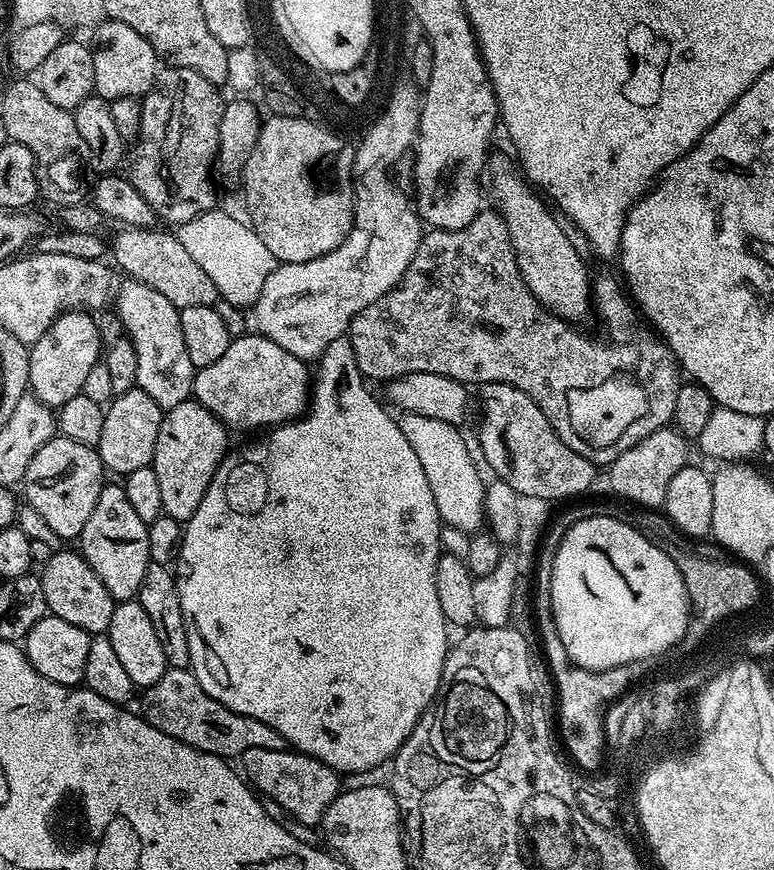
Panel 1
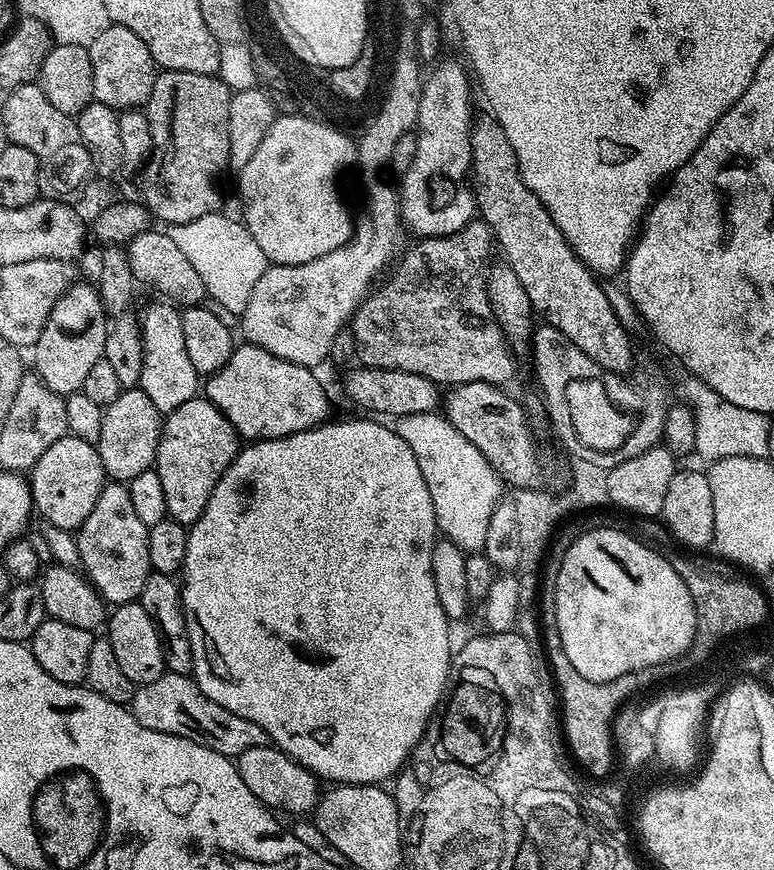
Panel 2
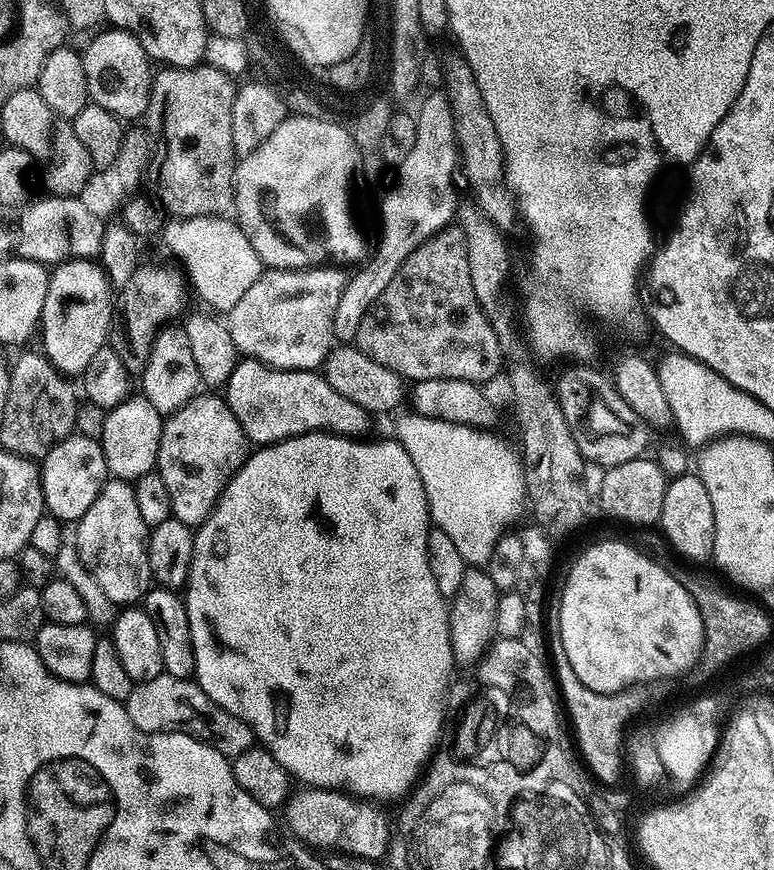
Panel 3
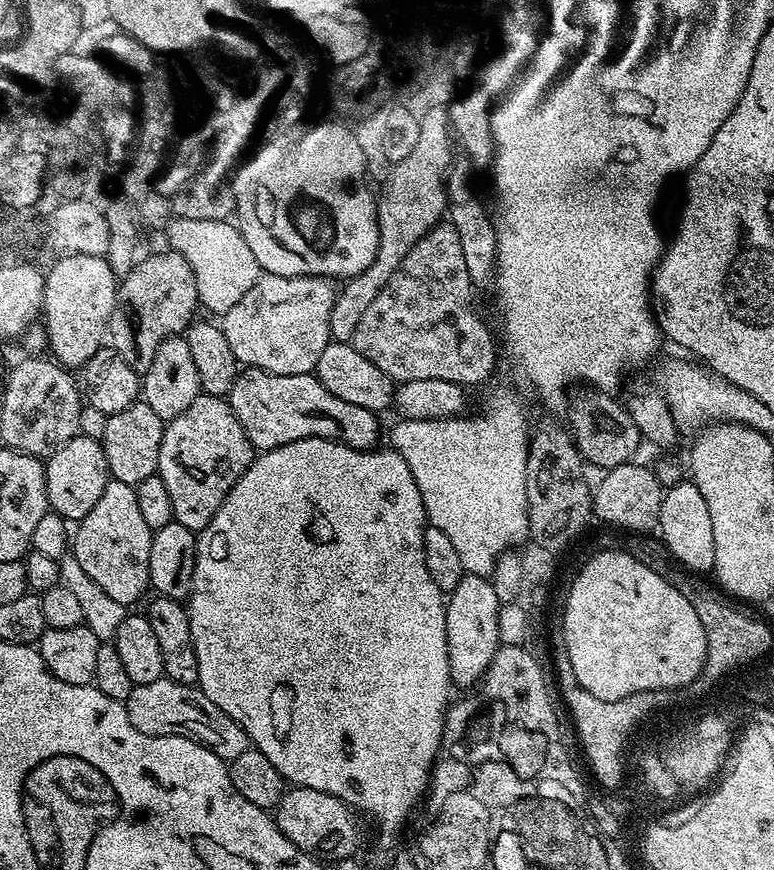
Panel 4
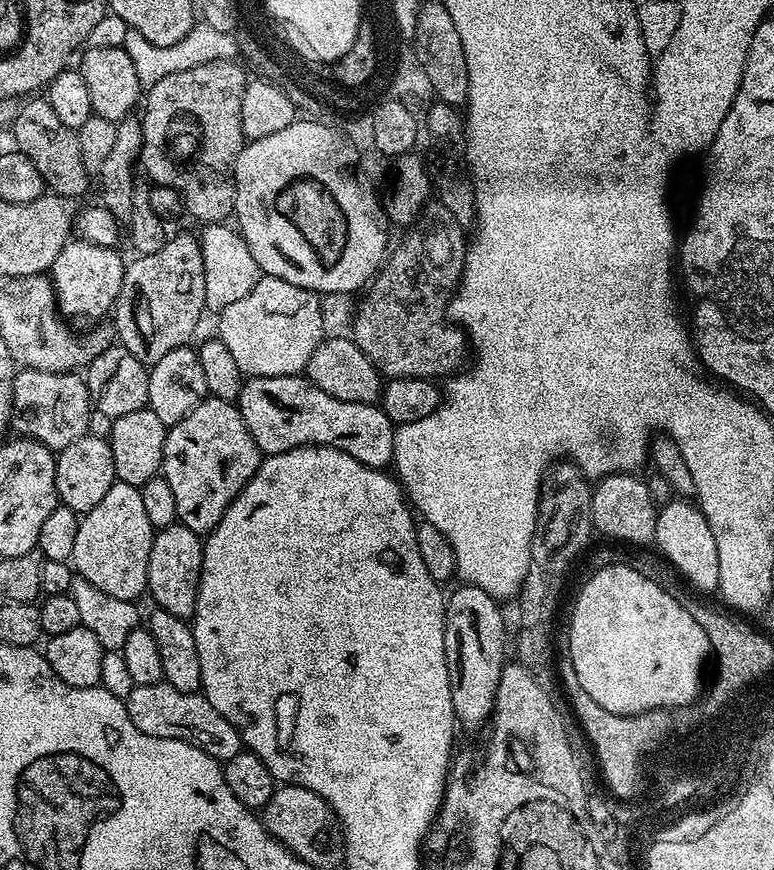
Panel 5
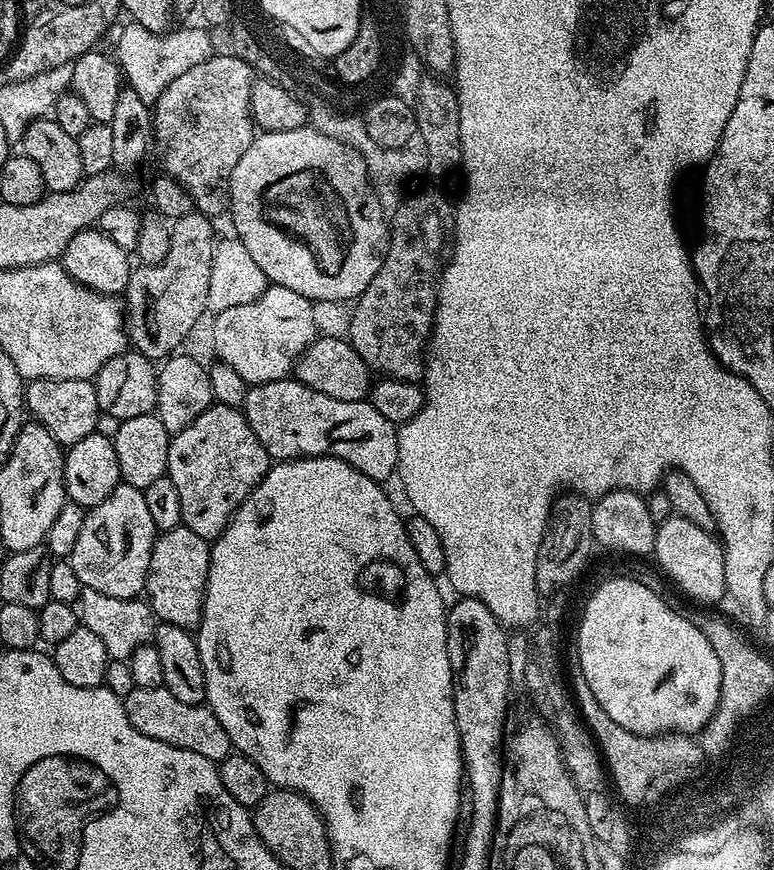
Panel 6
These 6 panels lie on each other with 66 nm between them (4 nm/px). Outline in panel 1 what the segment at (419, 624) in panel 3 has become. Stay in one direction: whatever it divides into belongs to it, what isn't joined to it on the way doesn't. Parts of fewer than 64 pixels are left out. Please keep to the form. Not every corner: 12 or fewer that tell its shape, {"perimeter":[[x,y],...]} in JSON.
{"perimeter":[[351,351],[174,575],[202,690],[341,774],[450,647],[442,521]]}

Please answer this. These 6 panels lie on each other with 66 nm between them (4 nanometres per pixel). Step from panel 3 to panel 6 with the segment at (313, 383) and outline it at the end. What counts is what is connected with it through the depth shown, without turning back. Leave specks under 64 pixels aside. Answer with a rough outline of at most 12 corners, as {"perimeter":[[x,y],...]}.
{"perimeter":[[298,379],[242,407],[273,461],[333,456],[388,482],[398,428]]}

